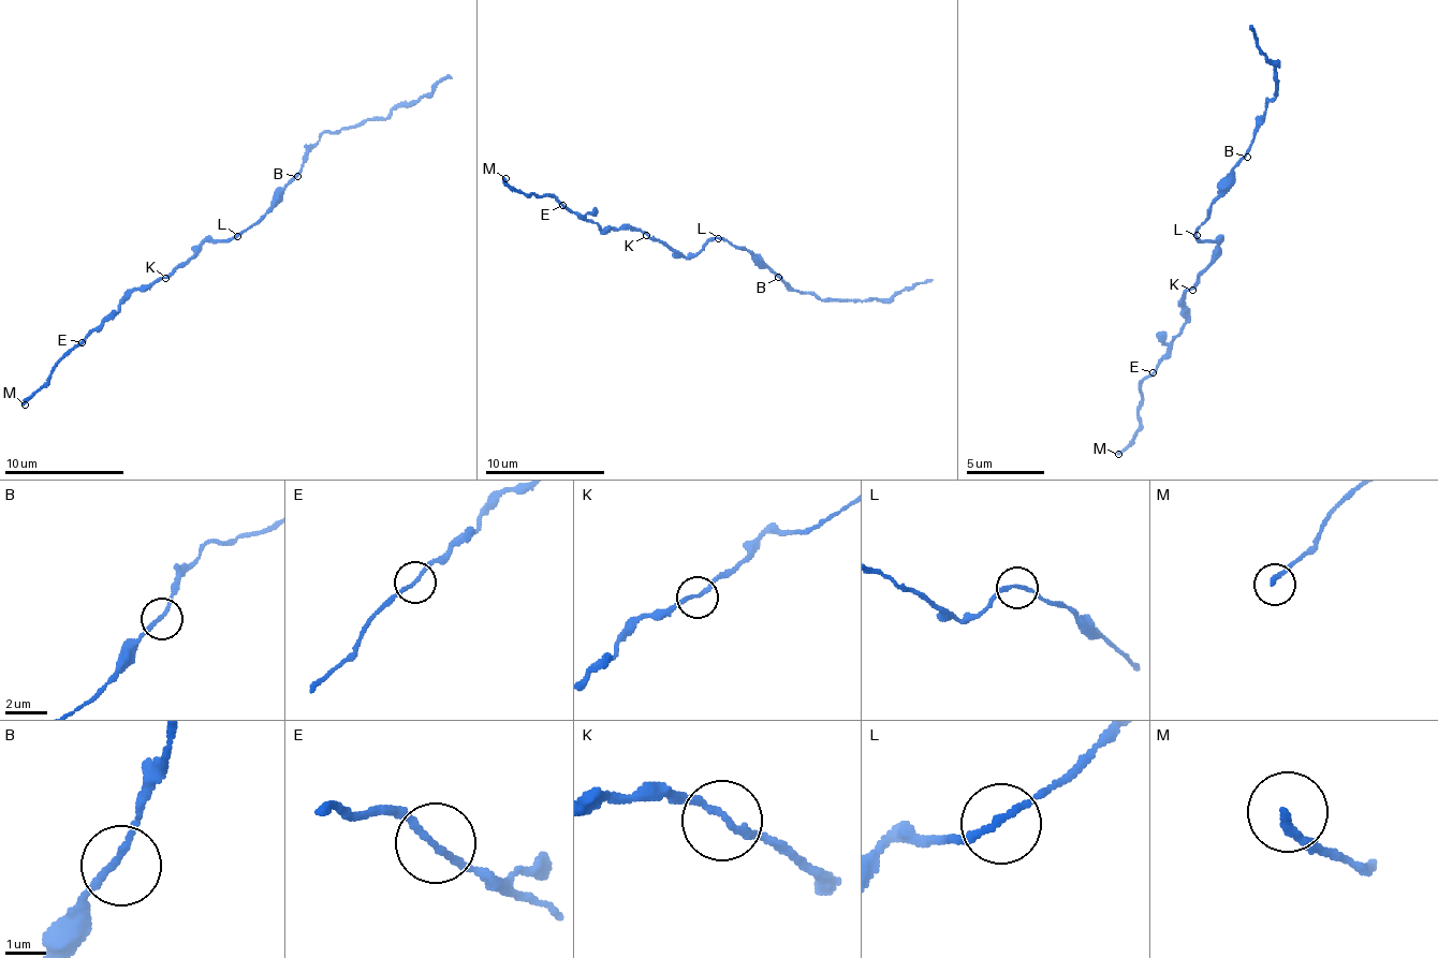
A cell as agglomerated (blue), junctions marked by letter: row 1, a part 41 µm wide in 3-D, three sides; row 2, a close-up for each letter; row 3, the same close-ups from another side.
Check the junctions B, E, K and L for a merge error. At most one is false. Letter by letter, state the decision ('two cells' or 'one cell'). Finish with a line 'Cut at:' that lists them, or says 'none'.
B: one cell
E: two cells
K: one cell
L: one cell
Cut at: E

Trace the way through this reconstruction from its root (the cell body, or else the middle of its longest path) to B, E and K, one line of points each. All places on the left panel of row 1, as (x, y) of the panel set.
B: (234, 233), (244, 233), (270, 206), (270, 200), (297, 176)
E: (234, 233), (229, 239), (207, 239), (162, 278), (147, 288), (135, 288), (120, 308), (105, 318), (82, 341)
K: (234, 233), (229, 239), (207, 239), (165, 278)

